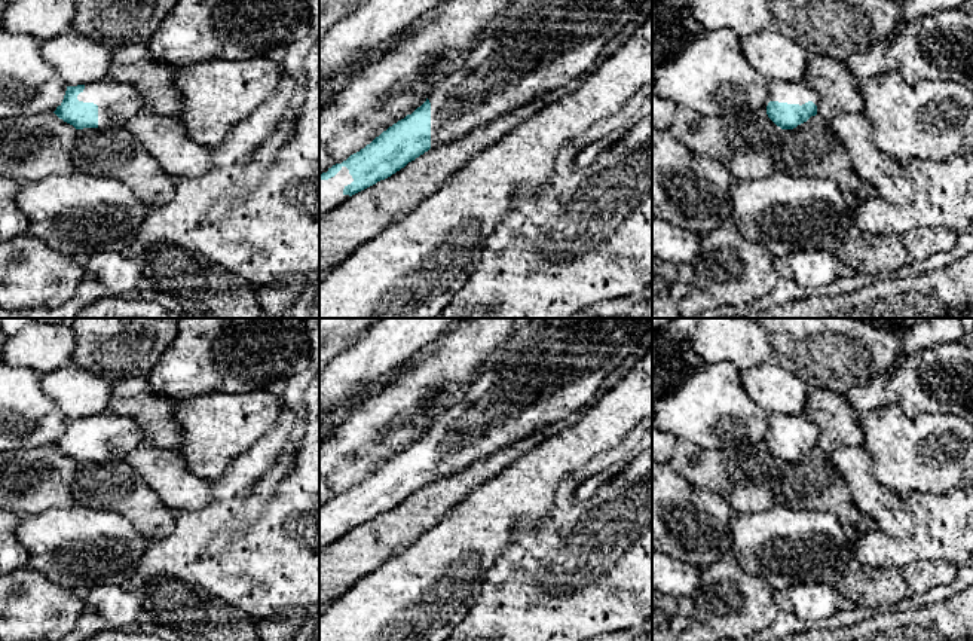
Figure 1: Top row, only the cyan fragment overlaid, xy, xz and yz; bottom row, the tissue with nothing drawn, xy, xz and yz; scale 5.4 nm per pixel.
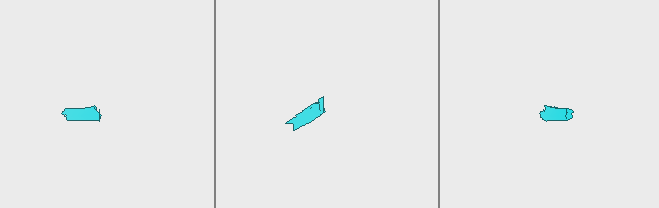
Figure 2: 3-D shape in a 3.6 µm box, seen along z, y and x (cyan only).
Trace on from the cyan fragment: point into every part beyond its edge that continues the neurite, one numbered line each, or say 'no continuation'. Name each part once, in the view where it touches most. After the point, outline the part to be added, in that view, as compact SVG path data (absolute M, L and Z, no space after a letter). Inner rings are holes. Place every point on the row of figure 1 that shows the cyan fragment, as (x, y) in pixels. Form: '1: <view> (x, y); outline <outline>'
1: xz (332, 195); outline M342 170L328 180L319 180L319 217L339 207L349 195L343 193L343 189L354 181L349 170Z
2: yz (792, 92); outline M769 80L768 82L768 101L765 103L765 106L762 109L765 113L767 113L767 106L768 106L769 101L799 104L799 106L802 106L808 101L813 101L819 107L820 97L813 88L810 88L804 82Z

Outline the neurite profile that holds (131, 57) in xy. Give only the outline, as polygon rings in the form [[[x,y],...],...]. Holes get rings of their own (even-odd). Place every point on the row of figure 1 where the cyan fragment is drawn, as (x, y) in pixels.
[[[128,43],[113,49],[108,77],[137,88],[146,110],[177,116],[183,109],[180,91],[174,86],[177,68],[152,58],[147,43]]]

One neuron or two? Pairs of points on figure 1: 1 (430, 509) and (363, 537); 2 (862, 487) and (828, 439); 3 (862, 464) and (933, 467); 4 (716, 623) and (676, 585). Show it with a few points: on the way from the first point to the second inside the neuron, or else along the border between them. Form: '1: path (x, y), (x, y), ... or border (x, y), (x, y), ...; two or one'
1: path (413, 516), (379, 536); one
2: border (860, 445), (847, 445), (828, 455); two
3: border (860, 446), (871, 460), (872, 475), (893, 491); two
4: border (700, 568), (700, 588), (692, 598); two

